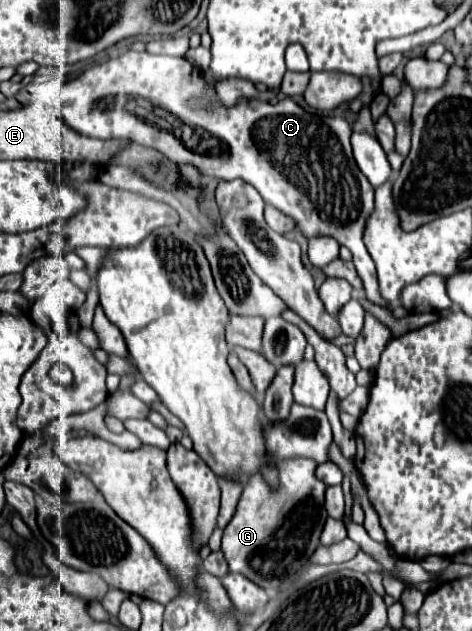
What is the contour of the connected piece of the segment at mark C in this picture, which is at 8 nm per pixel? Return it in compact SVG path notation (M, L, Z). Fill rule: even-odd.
M125 52L123 56L93 66L81 76L67 80L64 84L60 85L56 78L55 83L51 80L49 85L33 82L20 93L24 93L27 97L25 105L20 108L49 106L57 110L65 118L65 122L83 136L101 138L101 140L129 138L137 144L151 146L163 152L173 162L191 164L205 176L213 176L219 180L235 180L235 178L245 180L247 184L255 186L255 190L263 196L267 204L273 204L275 208L291 216L297 222L297 228L307 238L331 236L339 244L347 246L355 256L355 268L359 272L359 278L363 280L367 300L383 304L383 298L379 296L375 264L363 244L365 222L373 210L373 188L371 184L367 184L365 176L361 174L361 170L353 160L351 144L349 144L351 126L345 118L309 114L301 106L297 106L291 98L279 100L277 104L269 104L263 100L239 100L239 104L231 108L223 108L223 104L217 102L217 94L211 88L211 84L207 84L203 72L197 66L193 66L189 60L175 58L175 56L157 56L147 52ZM191 98L209 98L213 100L213 108L191 110L187 104ZM155 108L173 114L177 118L175 126L165 128L165 120L155 122L153 118Z

